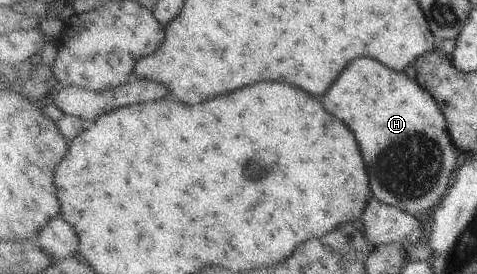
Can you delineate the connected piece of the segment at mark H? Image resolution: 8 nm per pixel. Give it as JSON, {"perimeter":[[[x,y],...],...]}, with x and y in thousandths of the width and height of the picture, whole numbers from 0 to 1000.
{"perimeter":[[[761,208],[744,223],[744,237],[736,237],[702,303],[702,325],[694,325],[694,339],[681,354],[681,383],[694,398],[694,412],[719,427],[736,471],[744,471],[778,617],[784,712],[799,734],[885,792],[895,788],[937,712],[960,624],[962,551],[945,507],[935,423],[920,398],[918,369],[887,325],[876,288],[862,288],[851,263],[836,266],[782,208]]]}

